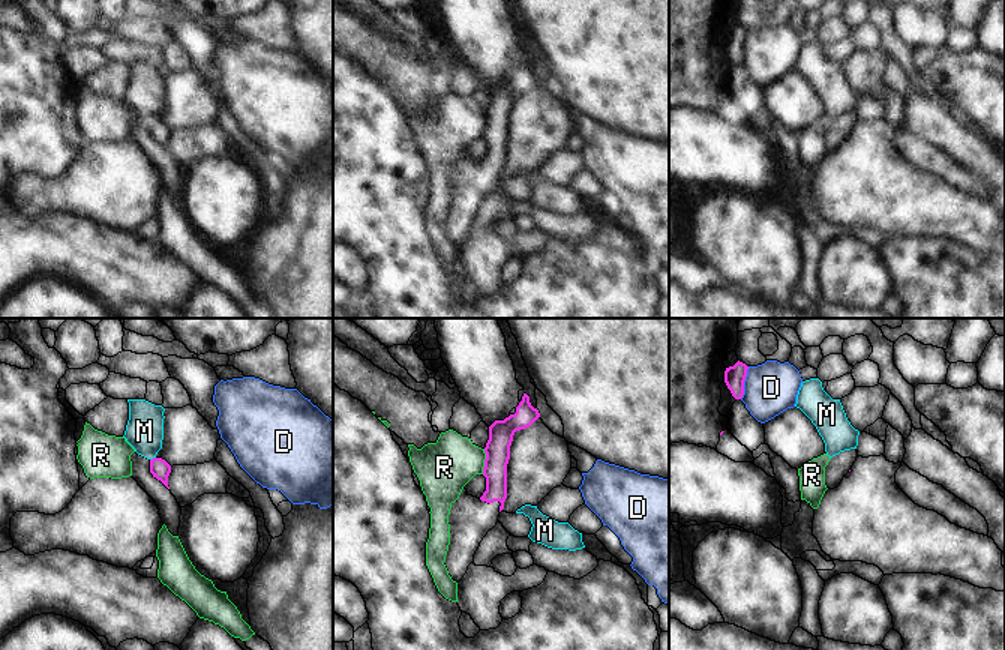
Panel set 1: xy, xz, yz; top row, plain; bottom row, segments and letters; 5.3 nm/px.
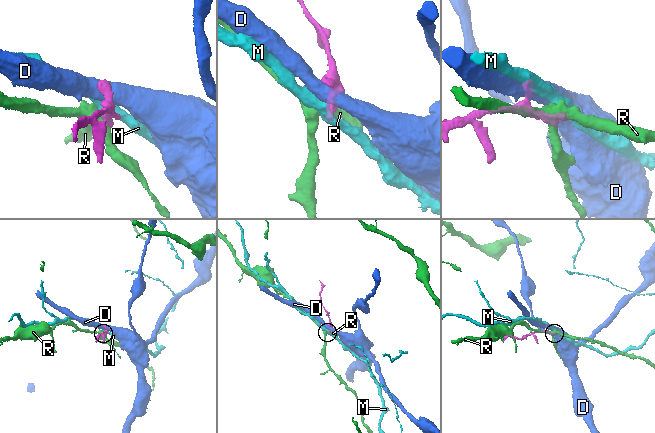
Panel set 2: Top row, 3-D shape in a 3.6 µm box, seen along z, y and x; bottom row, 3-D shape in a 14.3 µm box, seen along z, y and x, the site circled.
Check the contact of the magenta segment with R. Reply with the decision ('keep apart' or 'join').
keep apart

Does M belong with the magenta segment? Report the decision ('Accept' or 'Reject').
Reject

